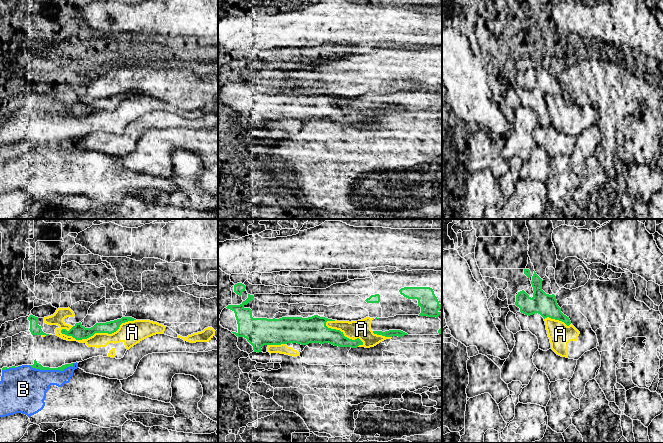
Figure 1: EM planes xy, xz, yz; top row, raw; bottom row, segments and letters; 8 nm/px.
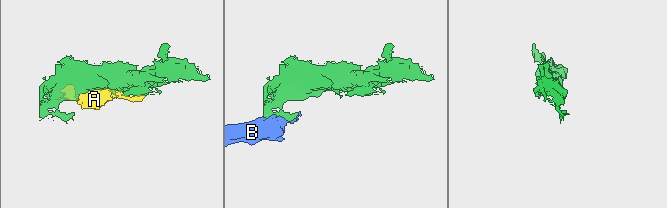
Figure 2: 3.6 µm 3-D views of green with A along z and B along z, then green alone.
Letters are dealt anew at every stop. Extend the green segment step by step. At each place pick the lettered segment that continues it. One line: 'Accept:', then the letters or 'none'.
Accept: none

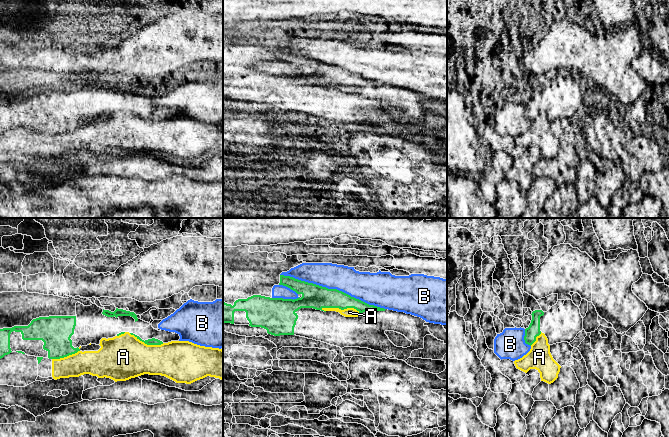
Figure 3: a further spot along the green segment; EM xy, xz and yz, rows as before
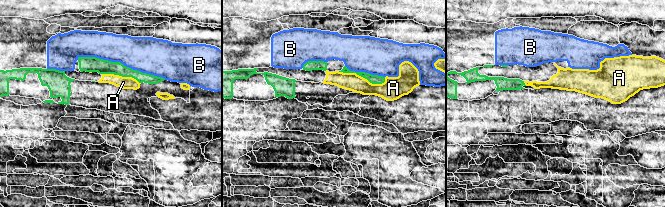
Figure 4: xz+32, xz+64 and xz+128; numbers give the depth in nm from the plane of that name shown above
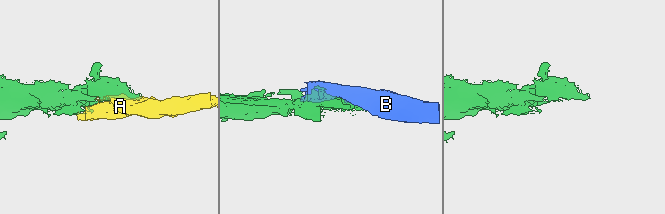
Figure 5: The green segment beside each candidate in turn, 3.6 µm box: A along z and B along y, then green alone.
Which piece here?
Accept: none

